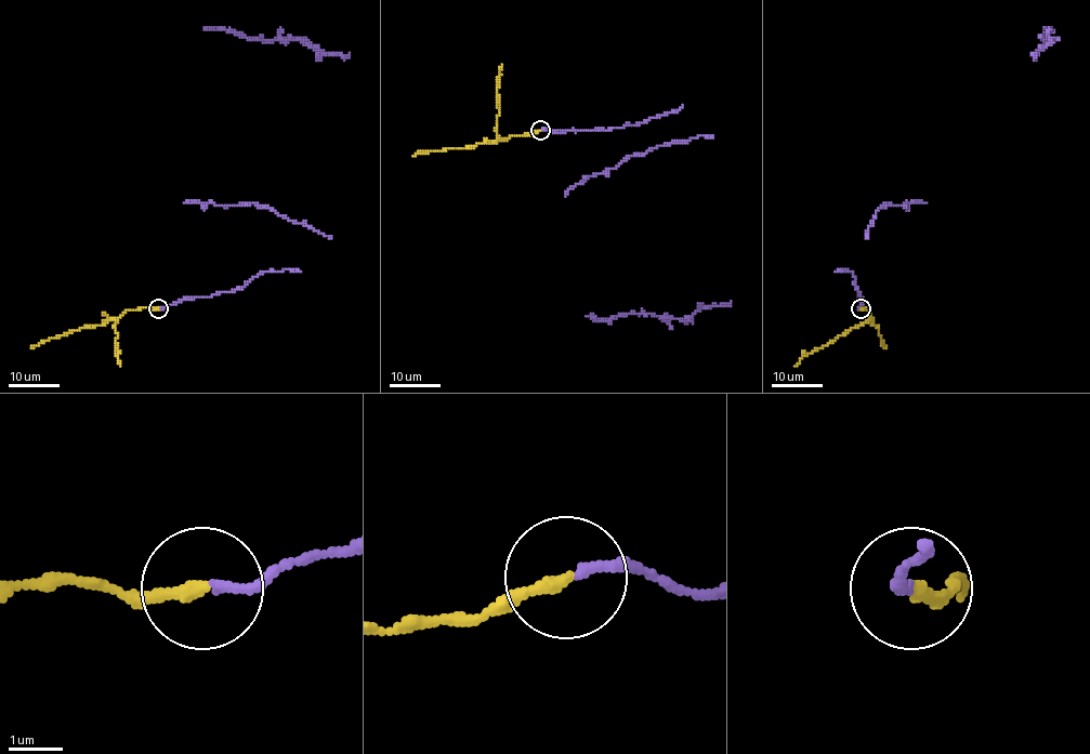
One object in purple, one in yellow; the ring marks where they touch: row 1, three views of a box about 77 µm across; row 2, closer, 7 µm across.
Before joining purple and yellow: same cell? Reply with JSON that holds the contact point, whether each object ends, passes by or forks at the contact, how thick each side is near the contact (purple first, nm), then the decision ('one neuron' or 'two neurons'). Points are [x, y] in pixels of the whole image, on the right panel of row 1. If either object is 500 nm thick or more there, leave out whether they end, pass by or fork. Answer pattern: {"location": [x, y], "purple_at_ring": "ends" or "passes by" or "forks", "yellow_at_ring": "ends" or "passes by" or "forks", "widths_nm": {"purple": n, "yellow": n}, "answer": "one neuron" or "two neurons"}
{"location": [861, 308], "purple_at_ring": "ends", "yellow_at_ring": "ends", "widths_nm": {"purple": 170, "yellow": 240}, "answer": "two neurons"}

